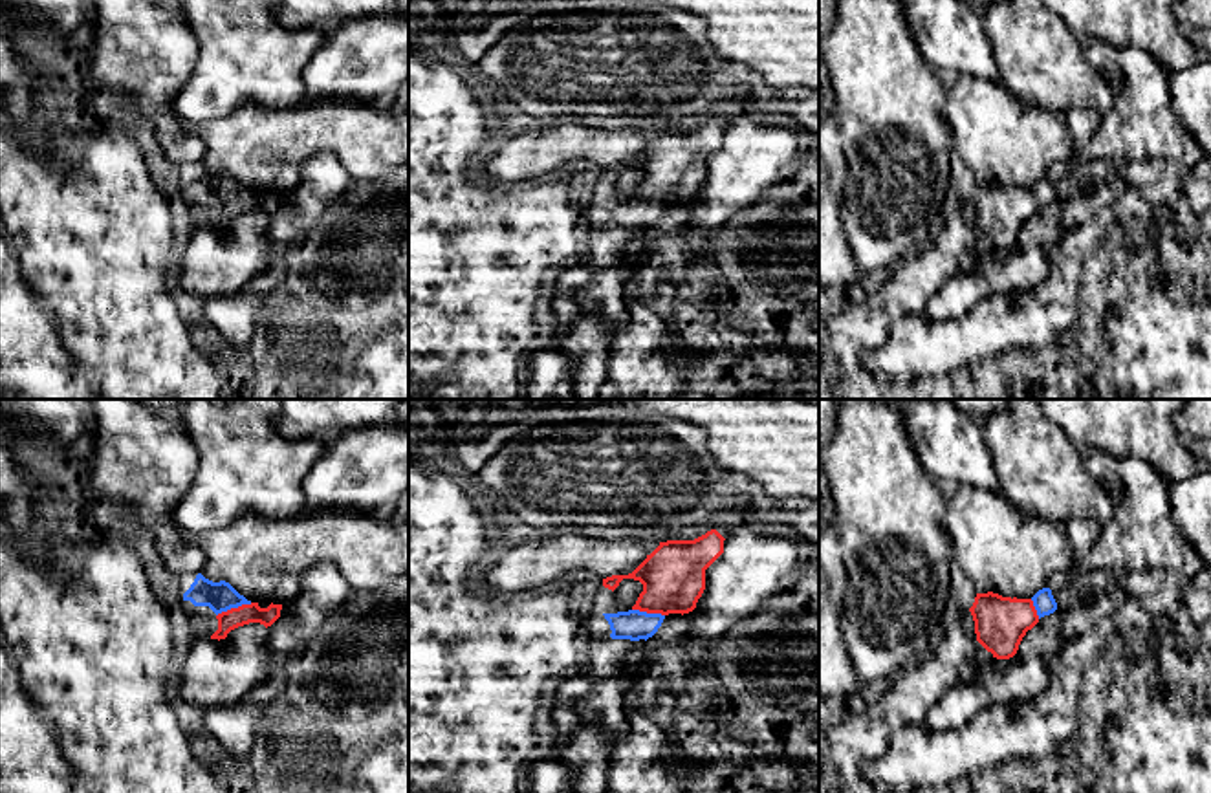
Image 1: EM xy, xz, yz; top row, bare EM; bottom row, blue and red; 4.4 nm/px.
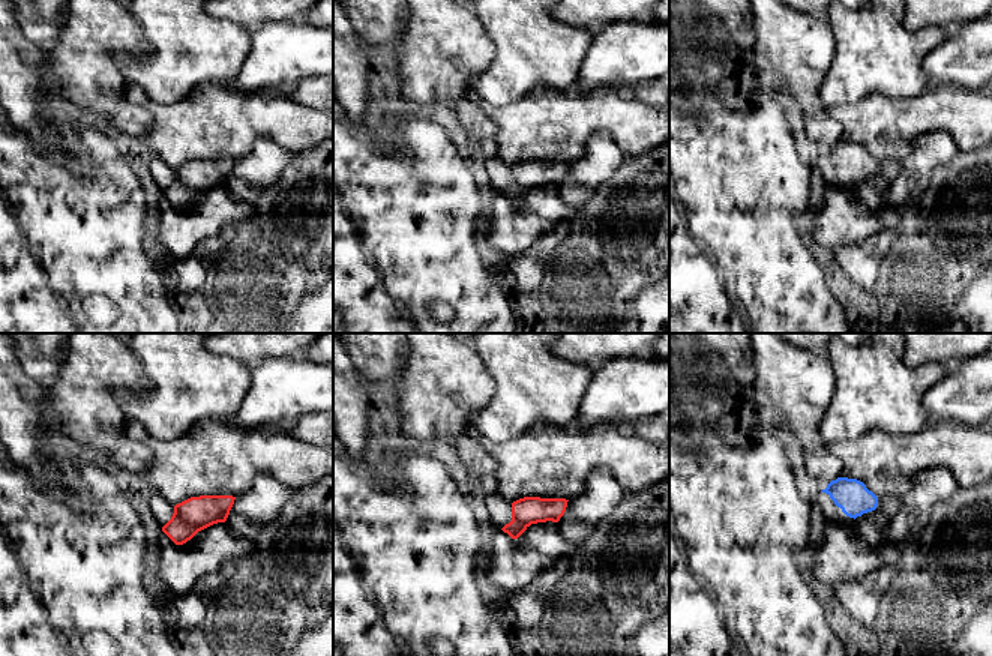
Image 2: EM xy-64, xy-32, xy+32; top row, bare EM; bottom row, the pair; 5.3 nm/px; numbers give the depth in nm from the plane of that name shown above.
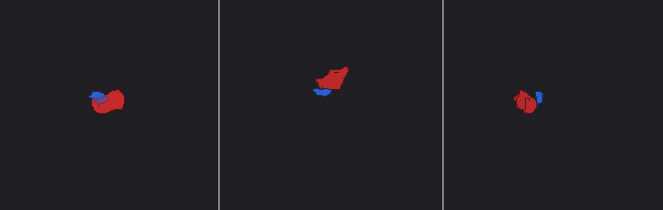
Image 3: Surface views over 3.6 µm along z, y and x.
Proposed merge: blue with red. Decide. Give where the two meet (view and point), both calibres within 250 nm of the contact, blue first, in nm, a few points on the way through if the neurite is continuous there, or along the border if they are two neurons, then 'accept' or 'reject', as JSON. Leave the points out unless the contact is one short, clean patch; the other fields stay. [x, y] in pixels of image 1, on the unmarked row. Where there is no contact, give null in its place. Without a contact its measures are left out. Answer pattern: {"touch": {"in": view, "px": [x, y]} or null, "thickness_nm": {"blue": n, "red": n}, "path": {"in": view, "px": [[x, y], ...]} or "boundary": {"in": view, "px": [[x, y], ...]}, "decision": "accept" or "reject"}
{"touch": {"in": "xy", "px": [233, 196]}, "thickness_nm": {"blue": 130, "red": 90}, "path": {"in": "xy", "px": [[220, 185], [233, 196], [244, 204]]}, "decision": "accept"}

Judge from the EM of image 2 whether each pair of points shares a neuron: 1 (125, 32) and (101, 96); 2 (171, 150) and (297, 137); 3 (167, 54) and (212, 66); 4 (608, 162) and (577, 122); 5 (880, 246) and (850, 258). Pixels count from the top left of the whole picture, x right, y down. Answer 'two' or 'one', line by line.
1: one
2: one
3: one
4: two
5: one

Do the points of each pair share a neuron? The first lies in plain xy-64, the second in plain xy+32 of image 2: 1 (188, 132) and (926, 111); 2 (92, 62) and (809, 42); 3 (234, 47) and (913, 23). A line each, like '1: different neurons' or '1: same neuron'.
1: same neuron
2: same neuron
3: different neurons

